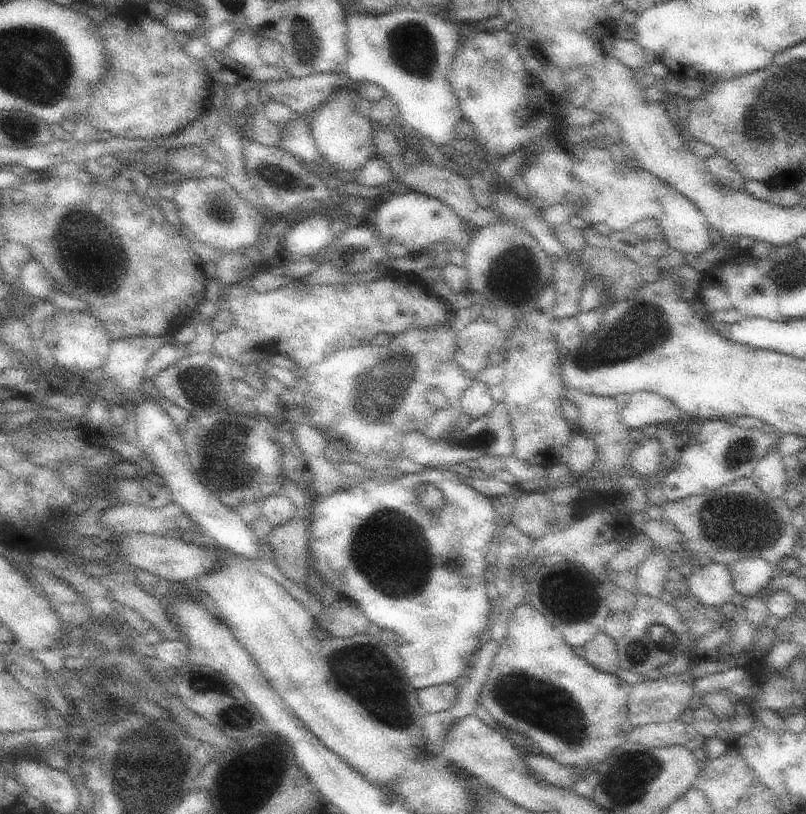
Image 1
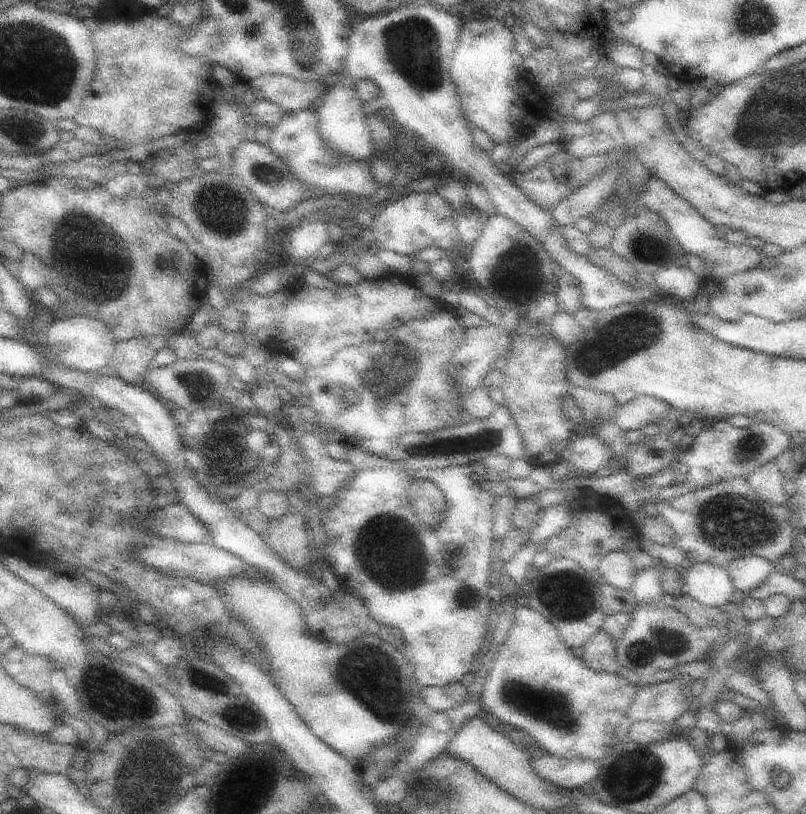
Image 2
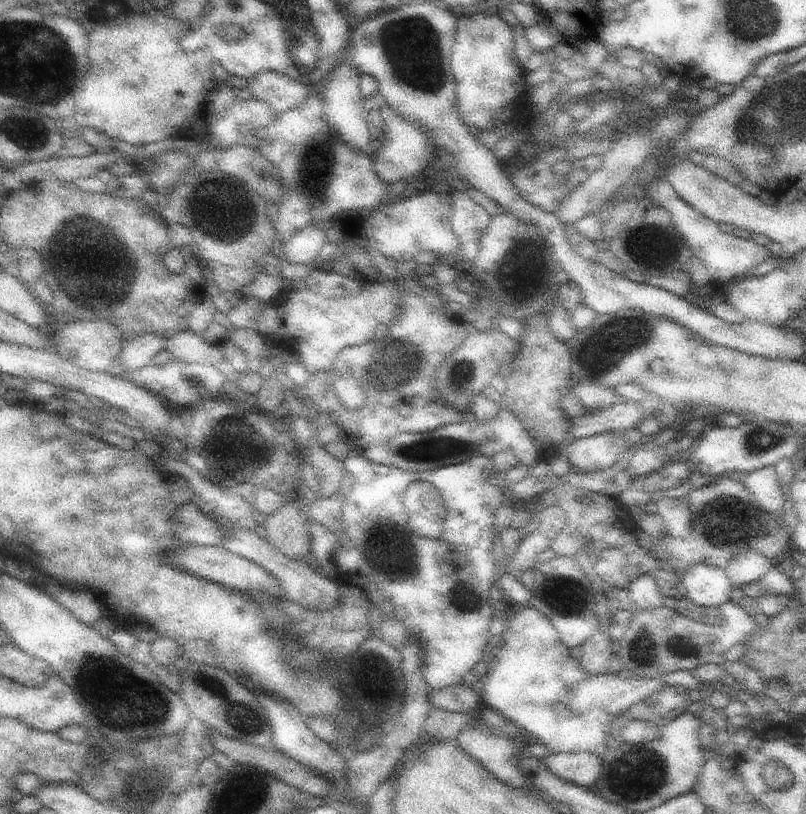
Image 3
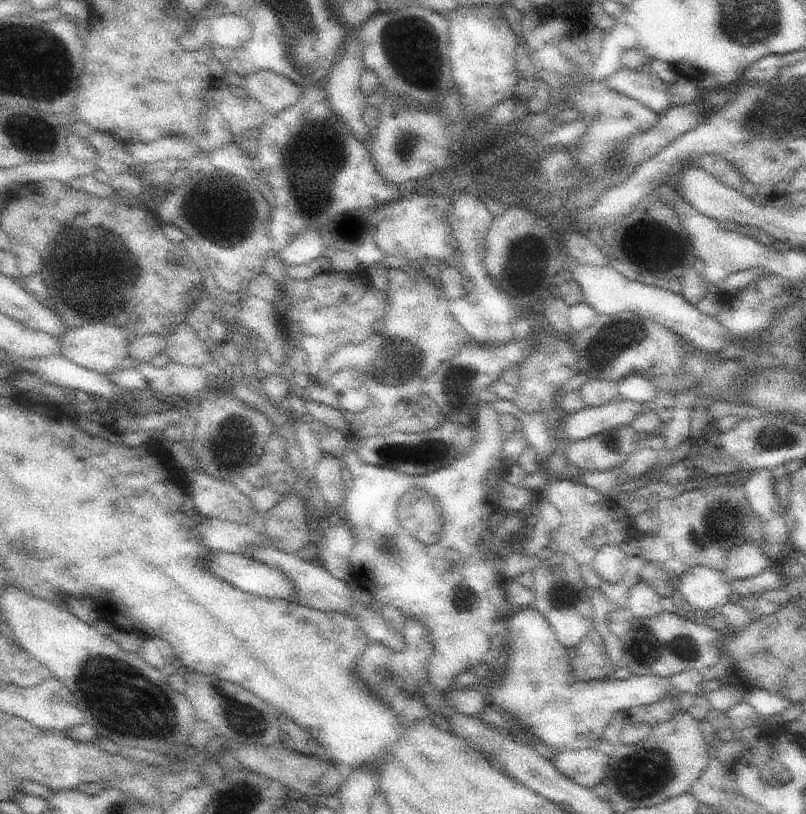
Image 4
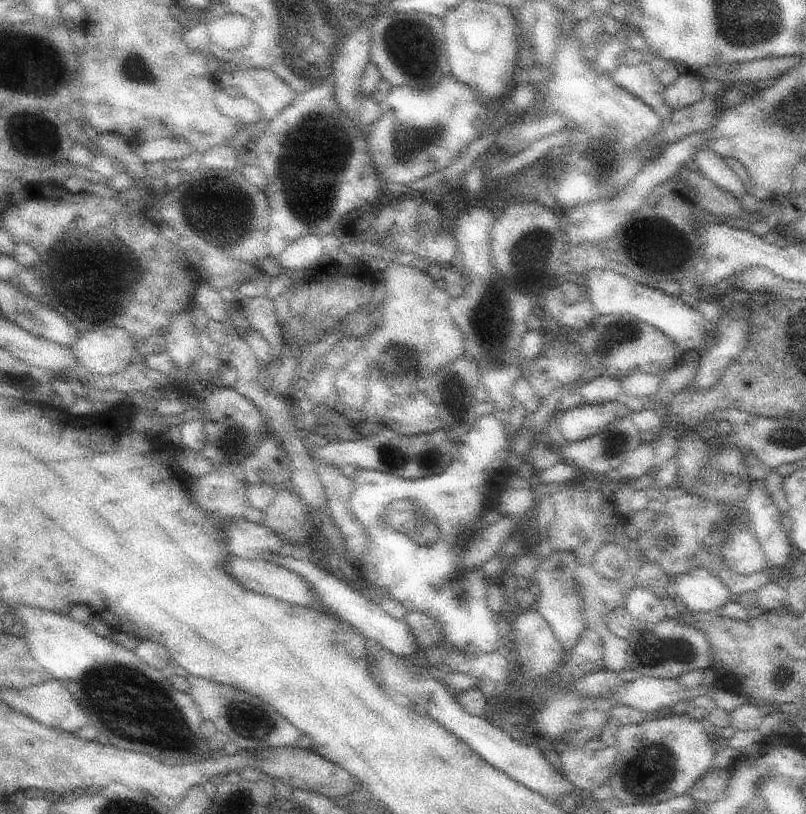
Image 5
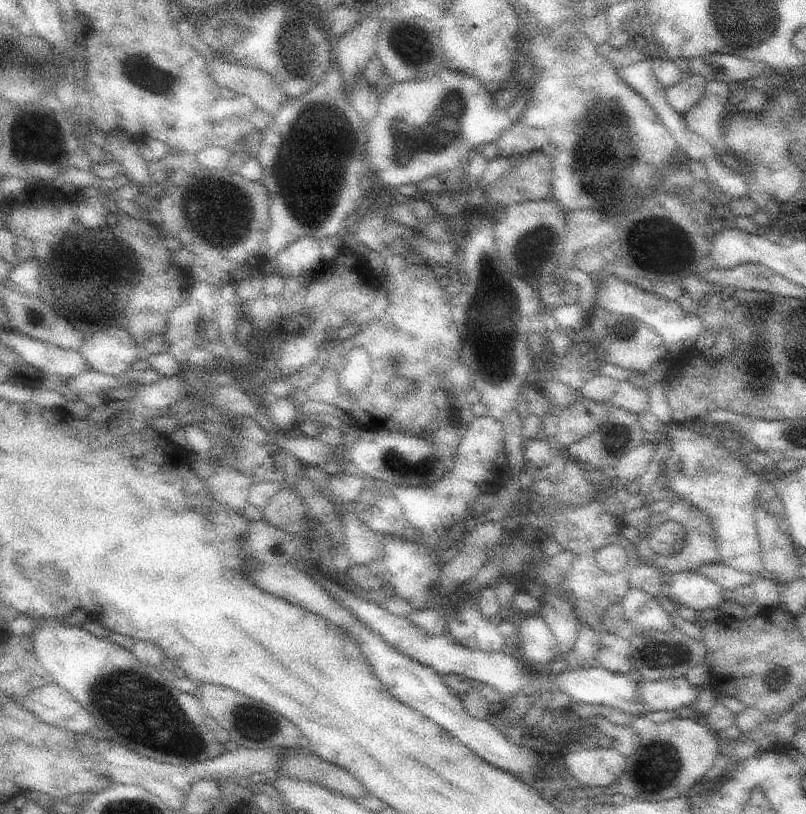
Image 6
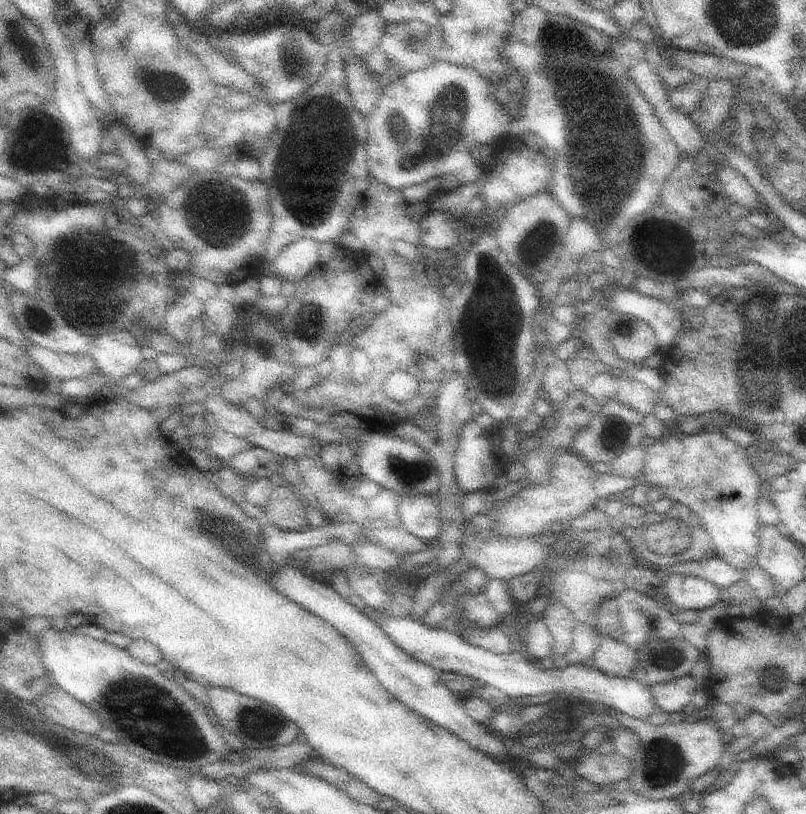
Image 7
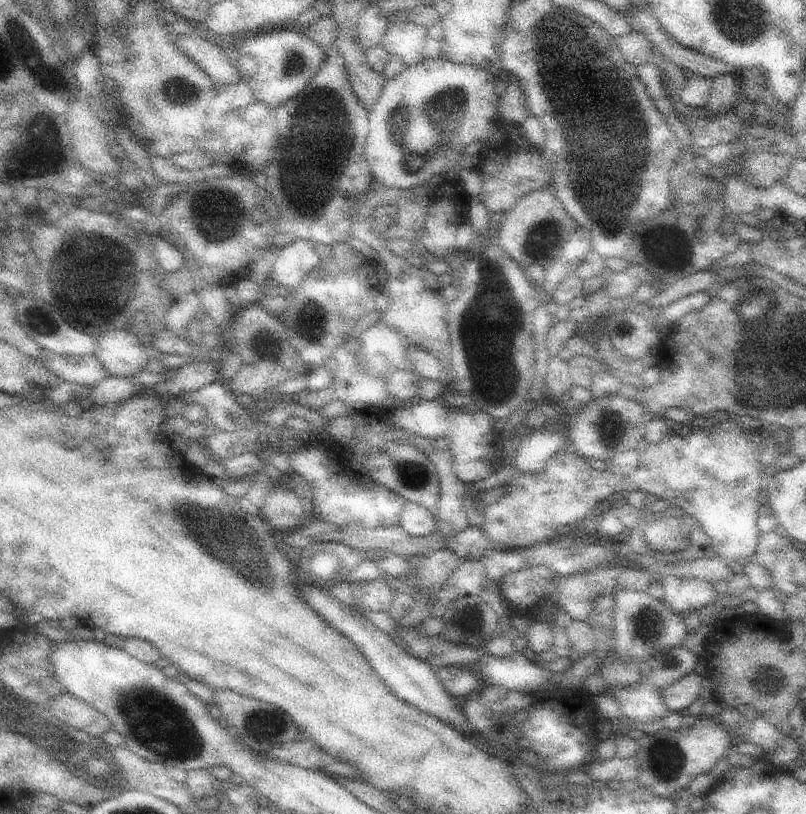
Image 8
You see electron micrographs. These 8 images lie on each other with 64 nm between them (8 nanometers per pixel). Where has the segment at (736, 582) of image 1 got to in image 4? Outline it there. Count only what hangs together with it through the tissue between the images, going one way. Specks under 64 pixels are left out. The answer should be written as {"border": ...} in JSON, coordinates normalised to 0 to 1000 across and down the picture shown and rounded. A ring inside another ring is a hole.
{"border":[[[929,663],[919,671],[907,673],[902,700],[897,703],[904,715],[909,713],[927,713],[947,705],[957,698],[957,686],[937,668],[929,668]]]}

